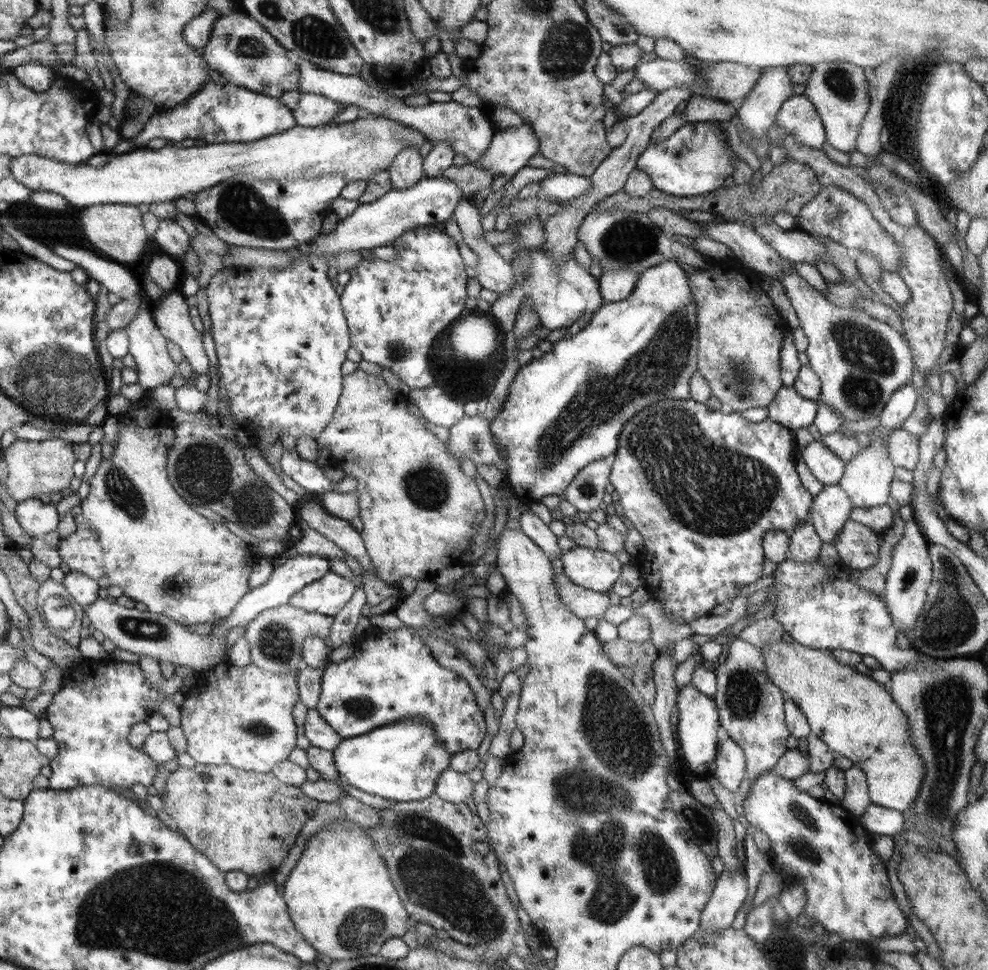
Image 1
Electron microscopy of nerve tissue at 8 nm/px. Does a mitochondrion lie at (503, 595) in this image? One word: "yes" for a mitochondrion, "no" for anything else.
no

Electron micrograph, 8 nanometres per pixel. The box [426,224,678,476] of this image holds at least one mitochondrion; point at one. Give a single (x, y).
(474, 445)

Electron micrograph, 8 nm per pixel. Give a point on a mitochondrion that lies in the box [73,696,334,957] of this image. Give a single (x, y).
(259, 729)

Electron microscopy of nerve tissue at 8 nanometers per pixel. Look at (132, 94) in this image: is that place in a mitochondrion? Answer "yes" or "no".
no

